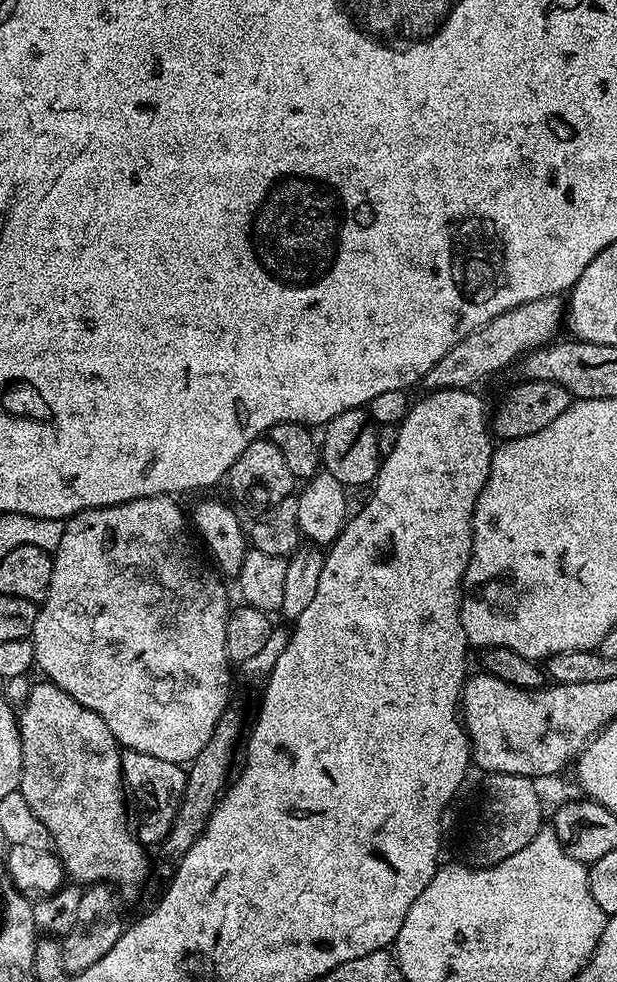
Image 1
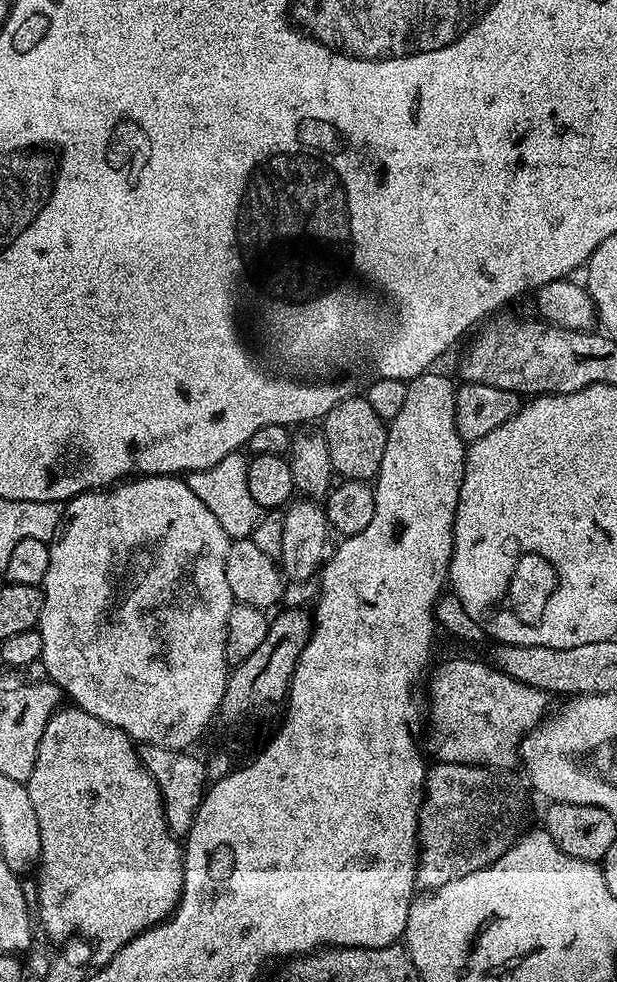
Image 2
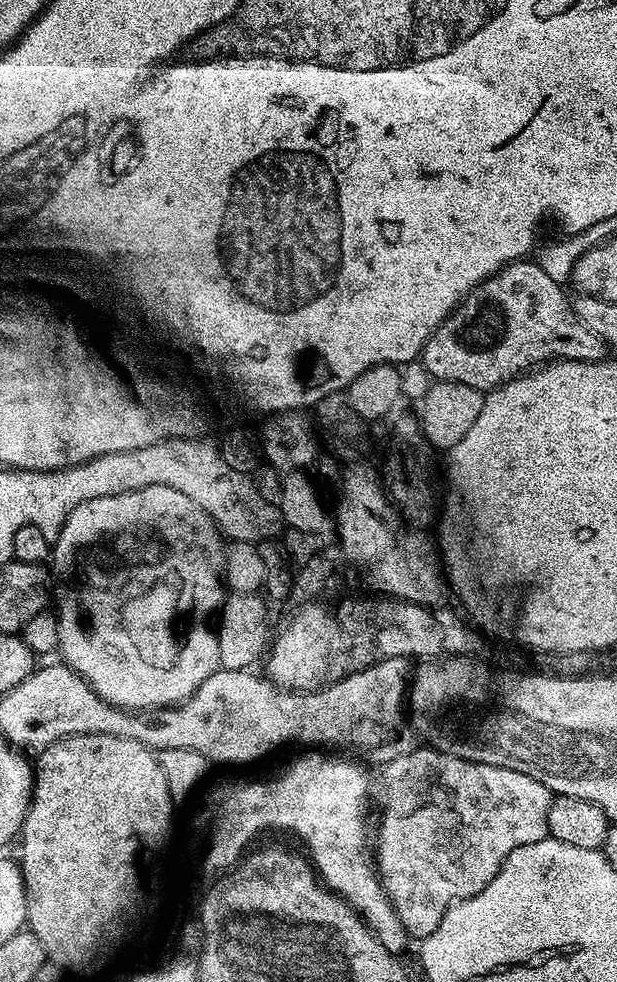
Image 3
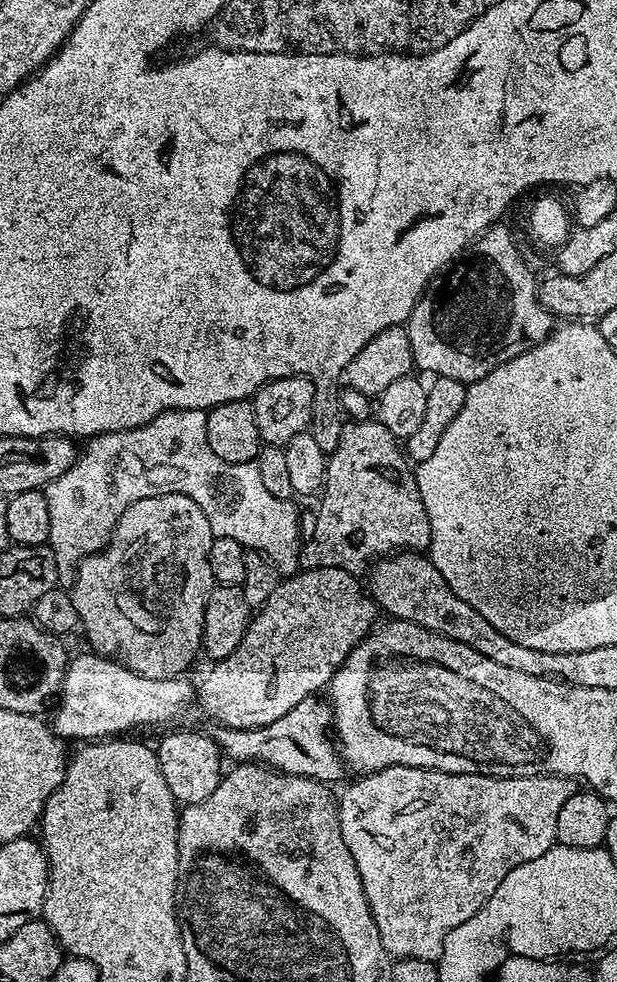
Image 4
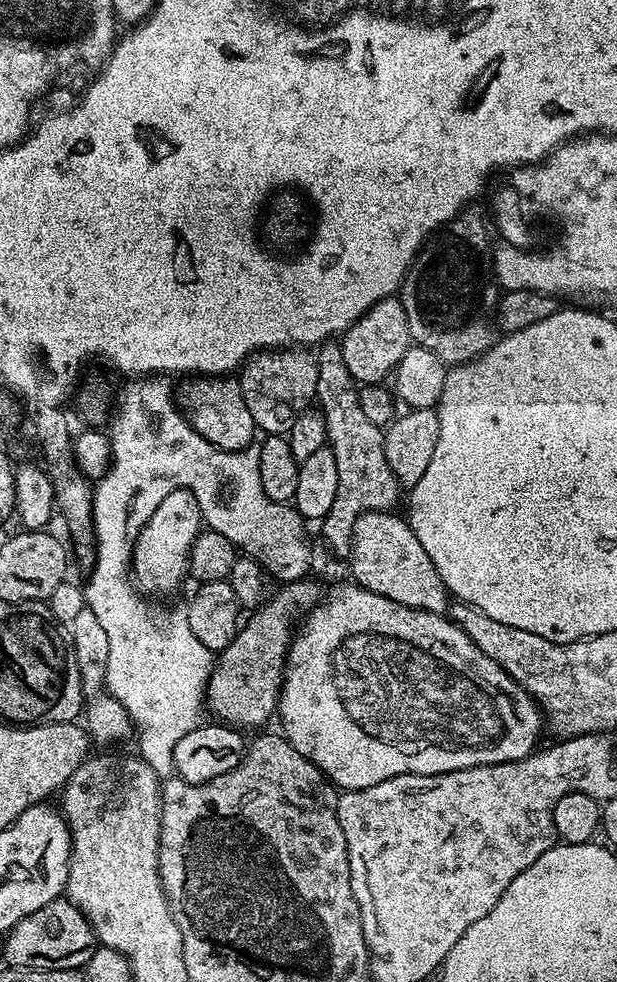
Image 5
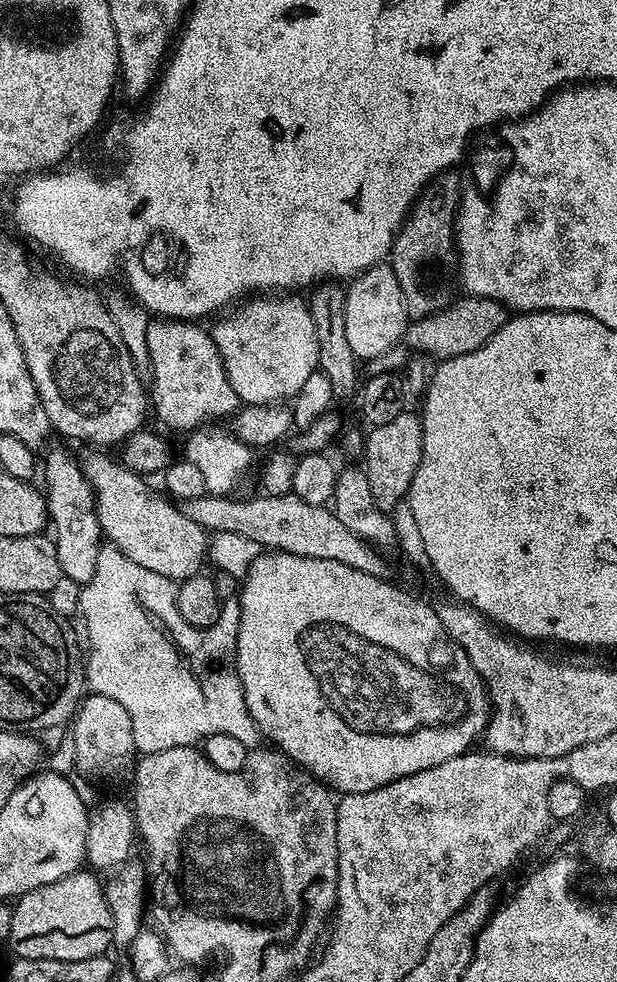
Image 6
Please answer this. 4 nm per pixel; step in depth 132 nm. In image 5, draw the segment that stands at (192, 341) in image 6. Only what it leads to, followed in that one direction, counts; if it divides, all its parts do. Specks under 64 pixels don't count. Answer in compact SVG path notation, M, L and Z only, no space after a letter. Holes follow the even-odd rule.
M202 376L184 378L178 384L178 407L184 416L215 448L227 452L237 452L253 443L252 435L257 435L258 429L254 418L250 418L250 410L246 406L246 398L242 398L240 381L228 376Z

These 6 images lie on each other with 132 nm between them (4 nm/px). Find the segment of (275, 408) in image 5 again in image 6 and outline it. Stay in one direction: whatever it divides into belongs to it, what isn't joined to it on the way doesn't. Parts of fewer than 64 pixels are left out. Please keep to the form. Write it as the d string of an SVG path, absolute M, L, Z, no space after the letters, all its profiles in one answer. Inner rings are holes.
M256 294L241 308L233 307L227 314L221 315L216 325L211 325L212 340L220 357L224 359L226 378L234 386L241 405L279 404L291 401L302 390L306 378L318 371L318 337L314 335L314 318L308 309L308 300L299 300L296 294Z

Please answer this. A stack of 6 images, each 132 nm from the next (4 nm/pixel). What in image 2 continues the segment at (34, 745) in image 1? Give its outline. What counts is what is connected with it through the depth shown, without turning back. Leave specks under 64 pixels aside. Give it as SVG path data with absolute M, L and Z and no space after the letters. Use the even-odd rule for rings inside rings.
M61 706L56 713L46 722L46 730L36 747L36 757L30 770L30 778L26 782L30 799L34 804L34 811L38 818L38 830L40 831L40 853L38 865L40 864L40 881L36 884L36 900L34 896L34 908L40 911L38 924L44 927L44 932L52 940L67 942L73 938L83 938L90 945L94 960L97 965L103 966L109 960L113 960L138 934L142 934L155 924L161 924L168 919L176 910L176 903L184 889L184 854L177 837L168 830L168 823L164 817L164 803L162 794L154 782L154 778L144 768L140 761L140 753L131 736L127 736L122 730L102 722L102 718L94 718L86 710L75 706Z

